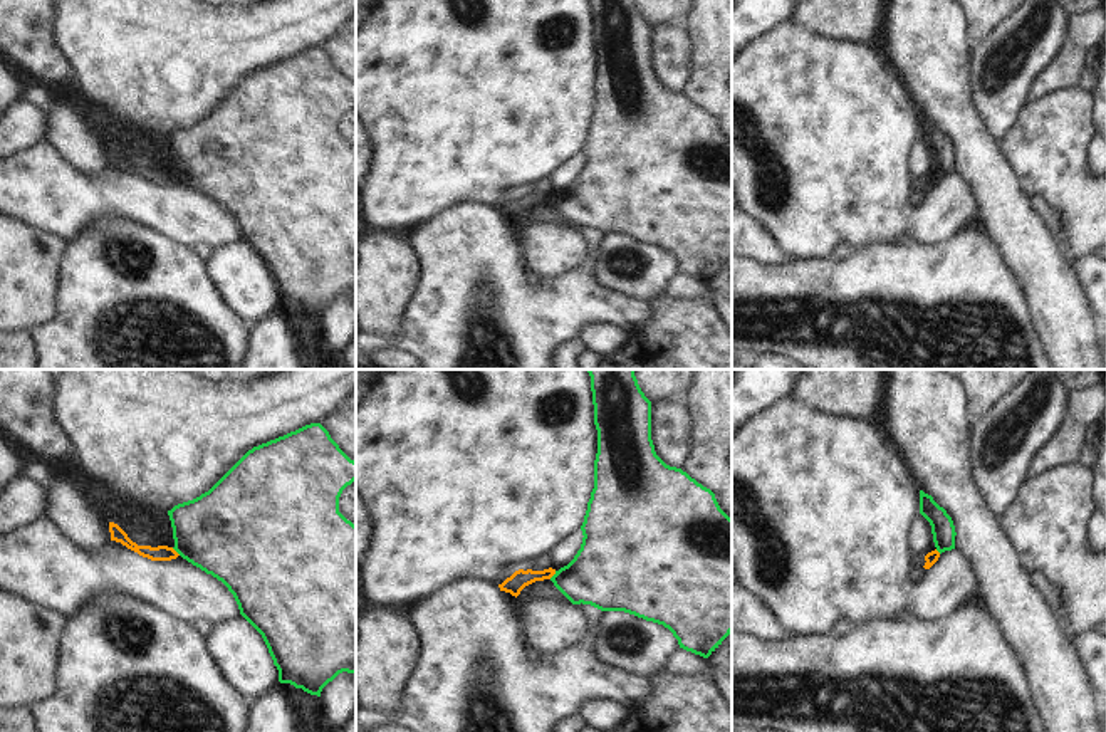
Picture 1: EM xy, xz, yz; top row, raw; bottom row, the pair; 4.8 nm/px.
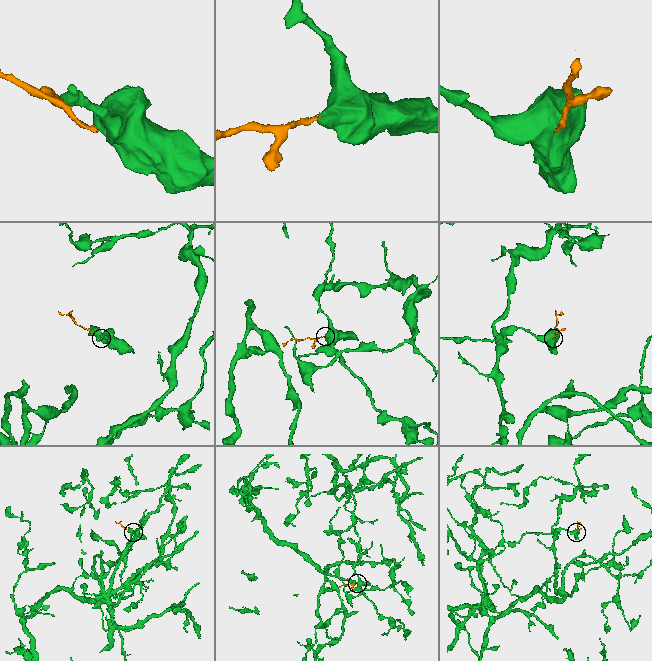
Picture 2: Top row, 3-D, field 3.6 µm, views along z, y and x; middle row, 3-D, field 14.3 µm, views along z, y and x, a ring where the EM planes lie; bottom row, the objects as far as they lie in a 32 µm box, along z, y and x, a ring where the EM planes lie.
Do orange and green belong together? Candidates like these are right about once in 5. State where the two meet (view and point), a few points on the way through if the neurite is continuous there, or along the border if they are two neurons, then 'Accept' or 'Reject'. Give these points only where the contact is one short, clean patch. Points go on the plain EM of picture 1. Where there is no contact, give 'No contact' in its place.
Touches orange at xy (175, 175). Boundary: xy (172, 172), (180, 178). Reject

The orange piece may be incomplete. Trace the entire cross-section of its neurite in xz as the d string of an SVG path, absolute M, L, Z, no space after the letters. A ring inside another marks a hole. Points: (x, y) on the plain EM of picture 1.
M544 180L530 185L524 193L515 195L510 201L498 208L498 212L500 215L510 217L517 222L525 210L535 205L550 203L554 198L556 193L550 191L547 180Z

